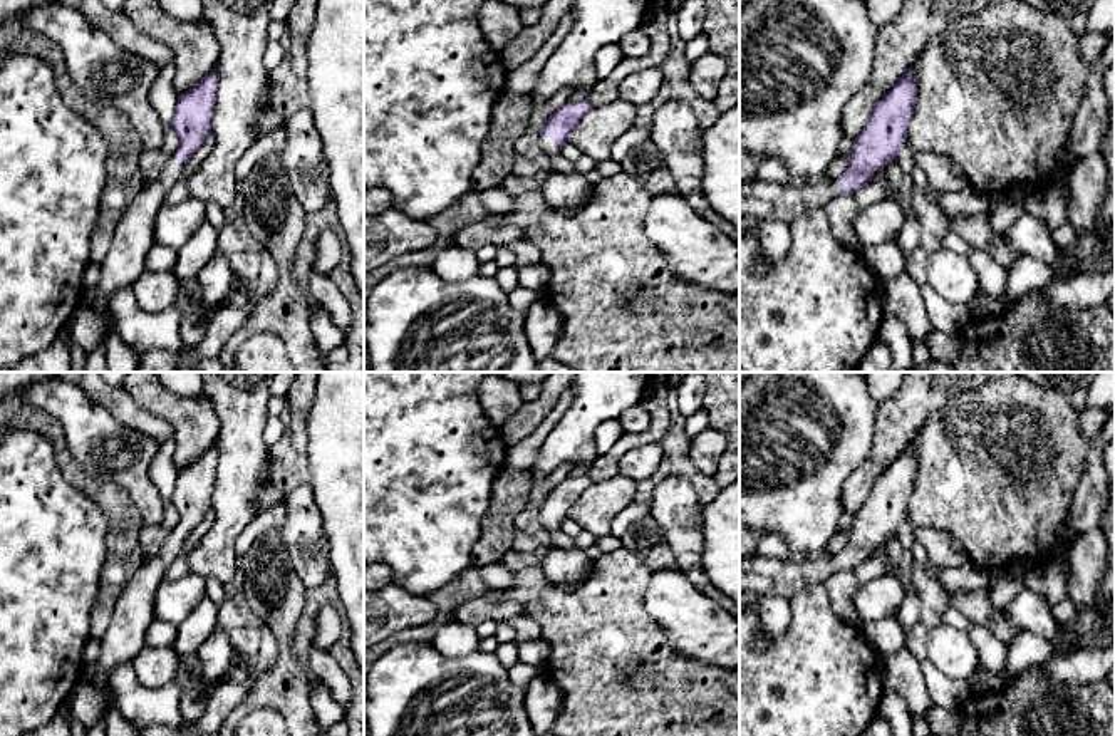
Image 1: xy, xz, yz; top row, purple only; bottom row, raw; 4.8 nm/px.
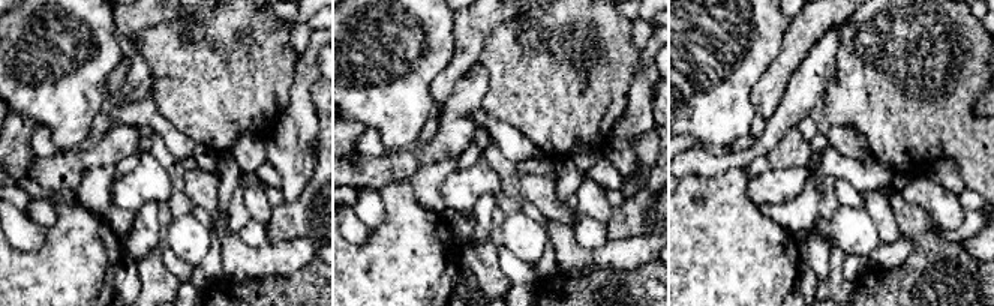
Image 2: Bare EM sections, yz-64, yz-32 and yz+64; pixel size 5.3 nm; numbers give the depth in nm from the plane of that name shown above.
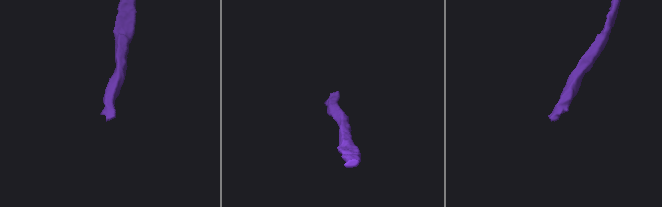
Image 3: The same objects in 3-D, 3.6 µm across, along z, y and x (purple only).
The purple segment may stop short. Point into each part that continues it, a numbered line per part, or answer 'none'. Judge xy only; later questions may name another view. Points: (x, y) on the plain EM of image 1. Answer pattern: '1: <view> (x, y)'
1: xy (124, 637)

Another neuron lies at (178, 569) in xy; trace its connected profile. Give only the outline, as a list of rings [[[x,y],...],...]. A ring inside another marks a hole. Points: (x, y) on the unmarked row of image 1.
[[[210,508],[205,518],[196,525],[196,528],[186,538],[183,553],[169,565],[163,580],[171,582],[171,580],[178,580],[189,573],[188,572],[188,555],[200,543],[200,540],[206,535],[213,521],[215,521],[215,510]]]

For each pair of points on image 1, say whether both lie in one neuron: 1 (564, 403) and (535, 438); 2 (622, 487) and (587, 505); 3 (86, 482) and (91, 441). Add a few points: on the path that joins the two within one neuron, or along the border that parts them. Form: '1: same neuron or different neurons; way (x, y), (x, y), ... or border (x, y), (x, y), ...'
1: same neuron; way (557, 411), (542, 430)
2: same neuron; way (614, 495), (596, 505)
3: different neurons; border (66, 440), (69, 453), (84, 471), (124, 488)

